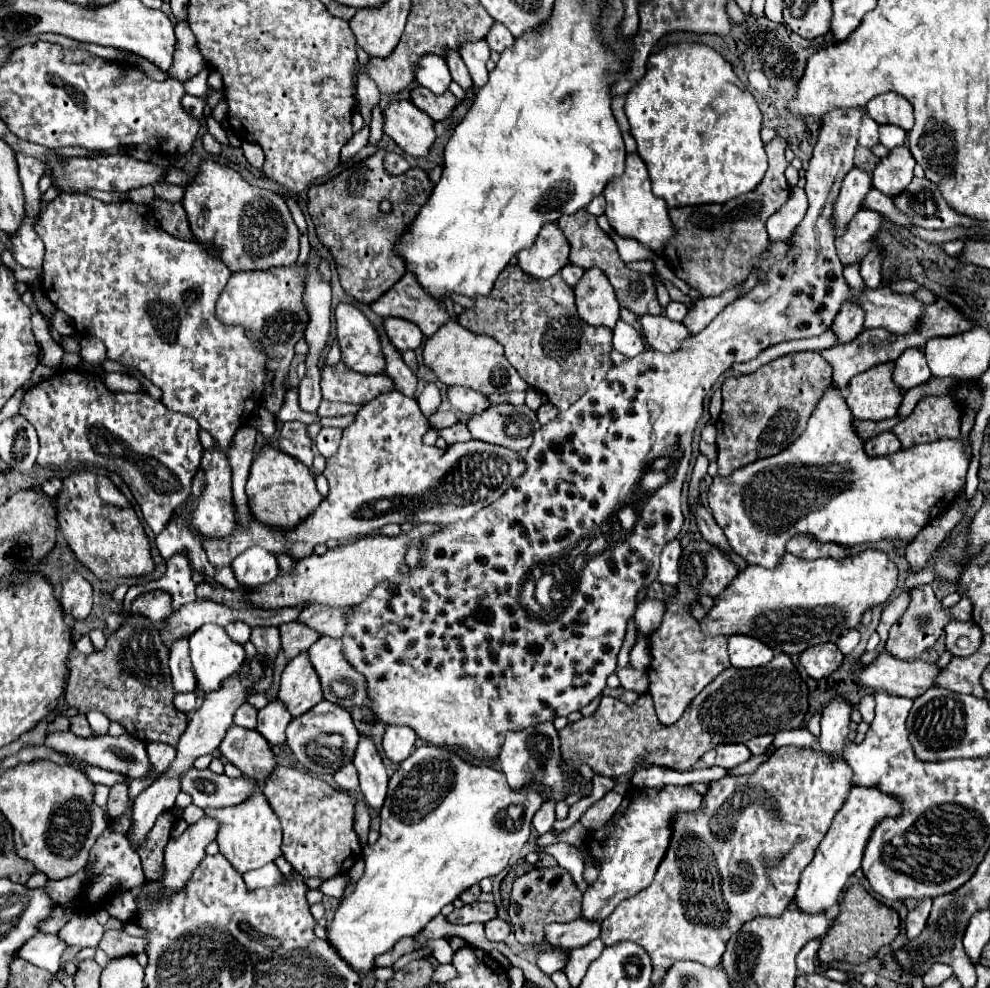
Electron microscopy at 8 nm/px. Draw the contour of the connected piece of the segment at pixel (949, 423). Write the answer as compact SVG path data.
M927 396L891 432L899 438L903 450L925 442L935 442L941 438L959 438L961 428L959 414L961 412L955 406L953 398Z

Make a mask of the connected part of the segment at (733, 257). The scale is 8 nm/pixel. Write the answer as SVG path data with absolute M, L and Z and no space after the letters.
M775 136L769 144L765 144L769 168L753 192L741 194L725 204L681 206L677 210L669 210L677 234L667 244L665 260L677 278L687 282L691 288L697 288L703 296L719 296L727 288L745 282L751 272L751 264L767 248L769 236L765 222L787 202L791 194L783 174L789 166L785 160L785 146L787 142L781 136Z

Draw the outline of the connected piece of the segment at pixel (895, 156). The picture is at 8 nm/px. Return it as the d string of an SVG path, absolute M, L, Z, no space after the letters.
M899 146L891 150L891 154L883 158L875 168L873 186L893 198L895 194L907 190L909 182L913 180L913 168L915 168L915 158L911 156L909 148Z

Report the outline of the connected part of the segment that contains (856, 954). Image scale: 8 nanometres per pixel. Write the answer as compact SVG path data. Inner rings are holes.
M859 882L847 888L843 900L841 900L841 910L833 924L829 926L829 932L821 940L819 948L819 960L823 964L831 962L849 962L849 964L861 964L871 958L883 948L889 946L895 936L899 934L899 916L895 910L887 908L879 900L875 900Z

